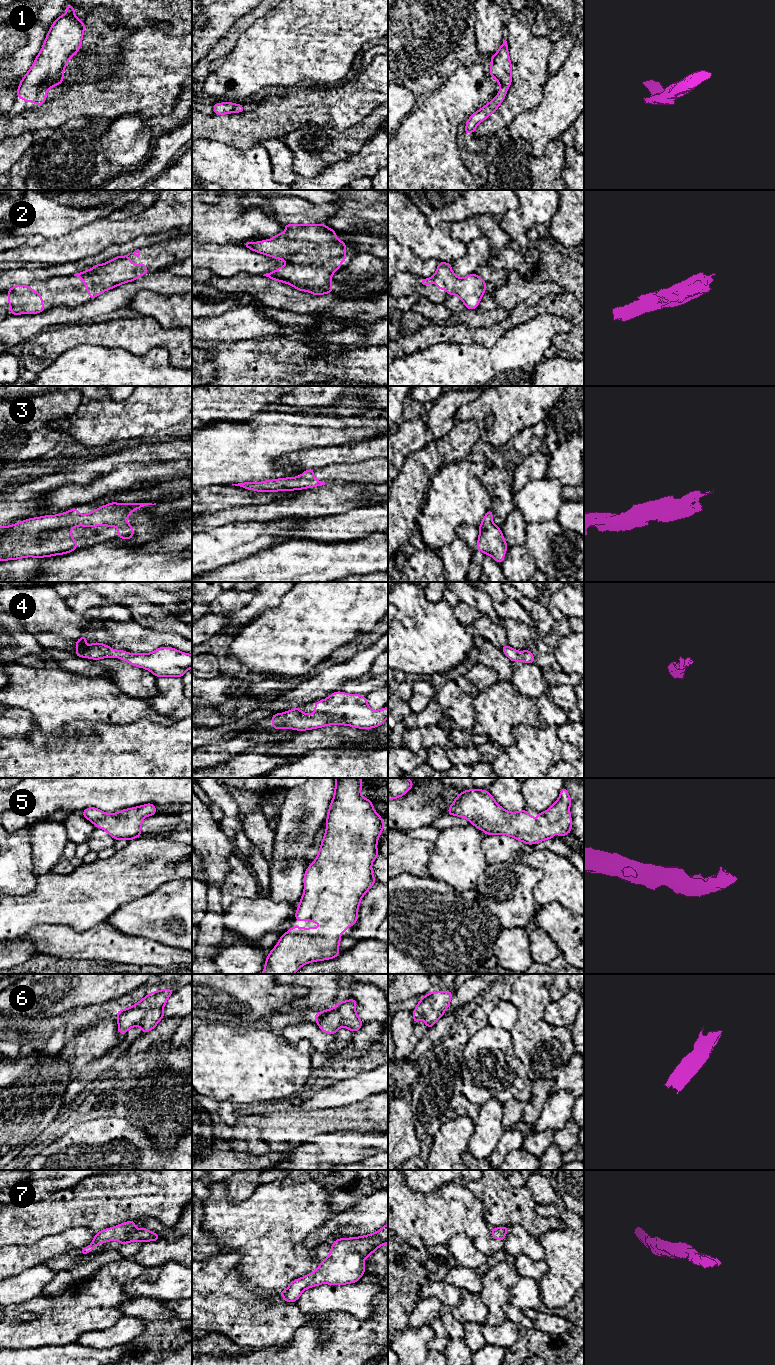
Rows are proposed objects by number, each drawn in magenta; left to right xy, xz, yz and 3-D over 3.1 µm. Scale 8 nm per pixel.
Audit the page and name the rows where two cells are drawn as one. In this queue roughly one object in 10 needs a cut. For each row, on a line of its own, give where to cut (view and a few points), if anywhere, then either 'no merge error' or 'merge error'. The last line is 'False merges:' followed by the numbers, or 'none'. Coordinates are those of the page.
1: no cut | no merge error
2: no cut | no merge error
3: no cut | no merge error
4: no cut | no merge error
5: no cut | no merge error
6: no cut | no merge error
7: no cut | no merge error
False merges: none

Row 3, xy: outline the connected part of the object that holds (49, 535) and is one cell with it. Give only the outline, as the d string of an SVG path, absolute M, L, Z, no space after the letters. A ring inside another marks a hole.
M109 503L102 507L99 507L91 513L79 515L78 508L74 507L70 511L63 512L59 515L46 515L42 517L30 518L23 520L17 524L11 526L0 526L0 561L15 560L25 557L51 557L53 555L67 554L74 550L77 550L77 542L72 537L71 531L75 526L96 527L100 525L106 525L107 527L115 527L118 530L118 538L121 539L133 539L134 530L129 522L125 522L125 519L130 517L130 513L136 509L141 509L147 505L156 505L156 503Z

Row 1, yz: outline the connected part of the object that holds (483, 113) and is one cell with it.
M506 39L503 41L495 55L490 58L490 61L491 77L498 81L500 90L497 96L494 97L488 104L470 116L465 124L465 135L474 133L477 125L487 119L493 112L498 109L499 105L504 100L507 90L512 82L512 66L508 54L508 43Z

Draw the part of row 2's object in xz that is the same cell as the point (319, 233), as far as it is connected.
M324 223L283 225L285 232L274 235L272 239L241 243L255 252L287 262L285 266L263 276L292 285L298 292L307 291L313 295L333 293L333 287L330 285L332 274L340 269L342 262L346 262L346 243L337 239L336 231L326 227Z

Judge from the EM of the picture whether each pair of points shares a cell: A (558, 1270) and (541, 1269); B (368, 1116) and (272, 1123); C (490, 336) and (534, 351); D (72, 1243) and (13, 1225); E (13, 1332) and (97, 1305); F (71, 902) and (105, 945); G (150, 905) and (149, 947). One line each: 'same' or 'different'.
A: different
B: same
C: different
D: different
E: same
F: different
G: different

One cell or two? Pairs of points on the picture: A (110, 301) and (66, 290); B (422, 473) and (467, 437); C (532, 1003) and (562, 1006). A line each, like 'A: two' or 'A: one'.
A: two
B: one
C: two

